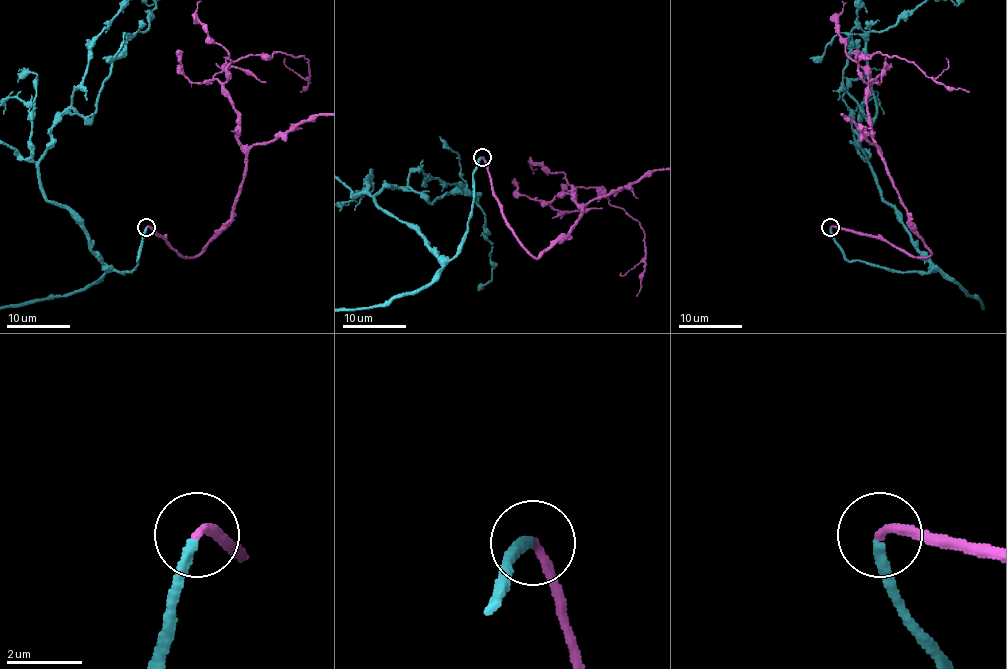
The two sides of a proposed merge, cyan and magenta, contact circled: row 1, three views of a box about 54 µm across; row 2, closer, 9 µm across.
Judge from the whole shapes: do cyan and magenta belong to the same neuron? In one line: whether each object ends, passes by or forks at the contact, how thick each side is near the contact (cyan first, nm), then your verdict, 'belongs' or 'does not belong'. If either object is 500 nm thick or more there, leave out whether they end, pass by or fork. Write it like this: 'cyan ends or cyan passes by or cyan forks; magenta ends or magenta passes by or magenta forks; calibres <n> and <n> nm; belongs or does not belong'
cyan ends; magenta ends; calibres 240 and 240 nm; belongs

